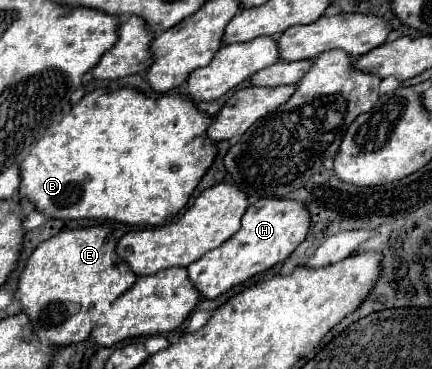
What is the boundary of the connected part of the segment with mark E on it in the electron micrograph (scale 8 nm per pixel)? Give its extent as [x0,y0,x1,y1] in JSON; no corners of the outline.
[16,225,136,347]

